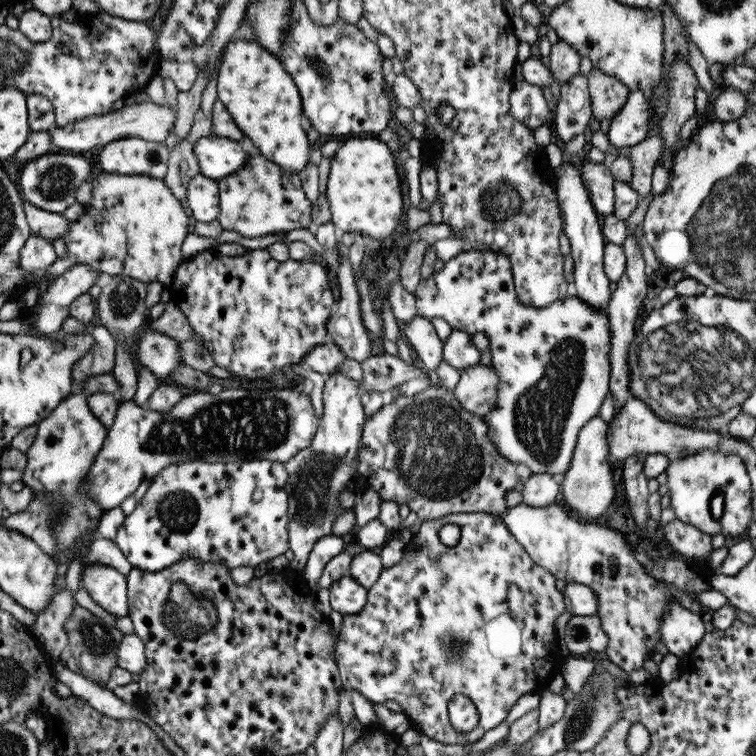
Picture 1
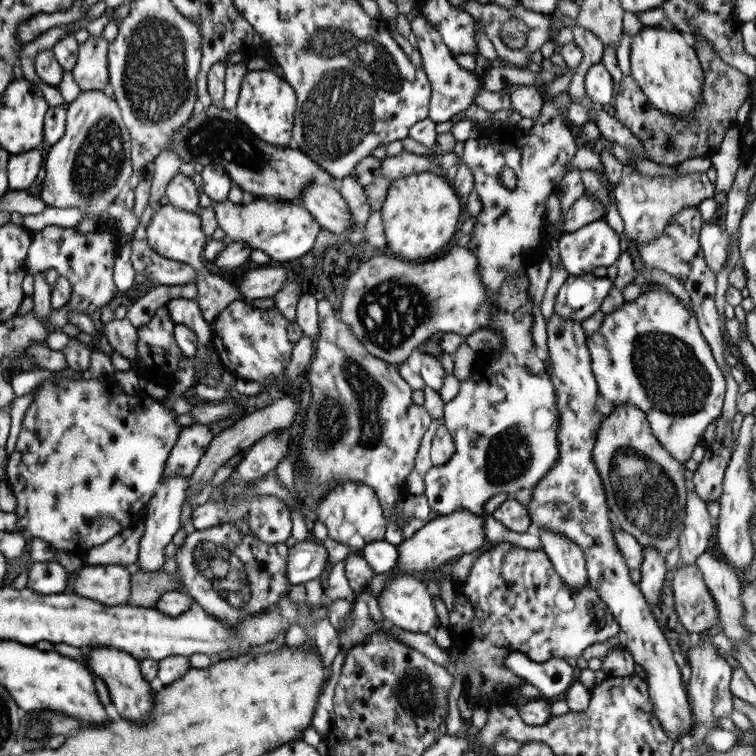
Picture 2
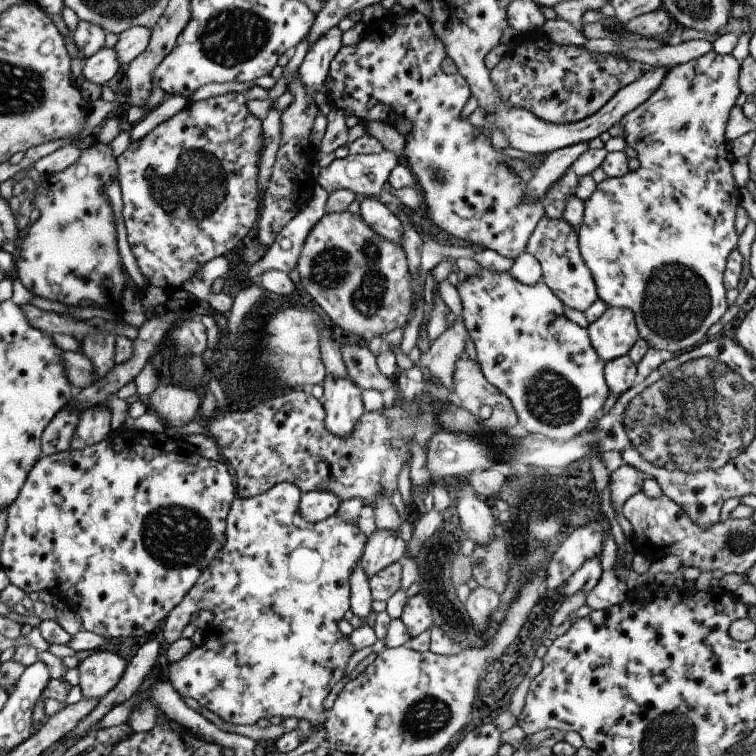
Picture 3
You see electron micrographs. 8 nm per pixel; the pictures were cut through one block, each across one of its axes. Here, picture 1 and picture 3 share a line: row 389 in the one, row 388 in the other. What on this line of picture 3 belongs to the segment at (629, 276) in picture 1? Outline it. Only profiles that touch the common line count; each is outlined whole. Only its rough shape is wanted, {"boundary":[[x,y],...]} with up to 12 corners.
{"boundary":[[627,355],[604,363],[603,376],[617,398],[637,380]]}

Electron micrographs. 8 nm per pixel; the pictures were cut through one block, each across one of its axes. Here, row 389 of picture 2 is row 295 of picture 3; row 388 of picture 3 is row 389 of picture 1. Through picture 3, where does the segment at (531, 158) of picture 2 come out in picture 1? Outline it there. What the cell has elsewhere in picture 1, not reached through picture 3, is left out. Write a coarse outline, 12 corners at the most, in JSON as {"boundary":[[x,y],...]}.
{"boundary":[[470,249],[417,315],[483,332],[497,455],[558,485],[608,393],[606,310],[517,300]]}

